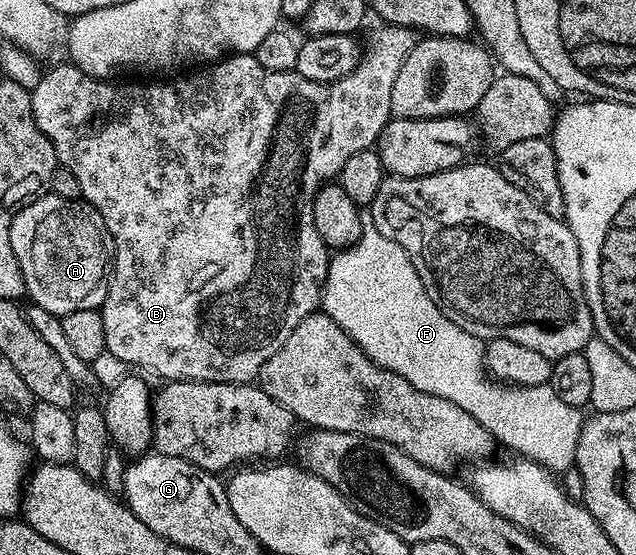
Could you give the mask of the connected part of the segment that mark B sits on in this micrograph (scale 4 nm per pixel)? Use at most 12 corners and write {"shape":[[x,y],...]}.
{"shape":[[416,47],[41,73],[107,353],[243,382],[322,306],[314,196]]}

